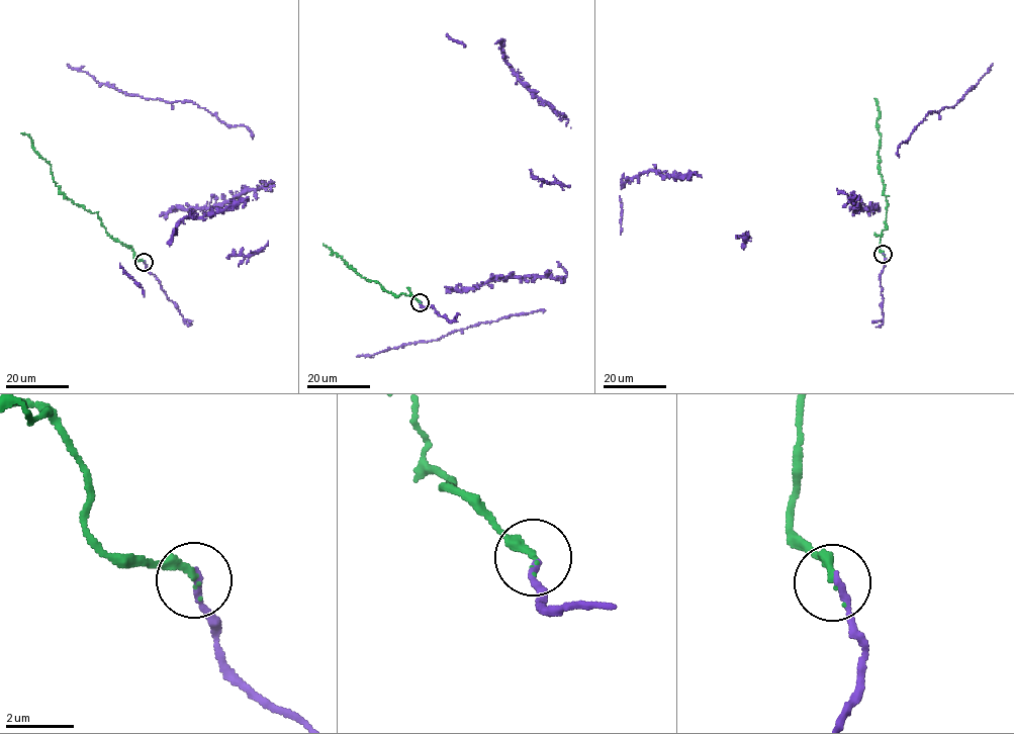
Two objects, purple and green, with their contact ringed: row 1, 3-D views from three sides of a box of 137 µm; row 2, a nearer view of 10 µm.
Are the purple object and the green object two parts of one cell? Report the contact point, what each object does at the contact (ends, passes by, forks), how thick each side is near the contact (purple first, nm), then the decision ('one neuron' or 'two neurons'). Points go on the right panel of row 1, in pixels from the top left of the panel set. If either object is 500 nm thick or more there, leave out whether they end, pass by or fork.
(883, 254) | purple ends | green ends | 200/240 nm | one neuron

